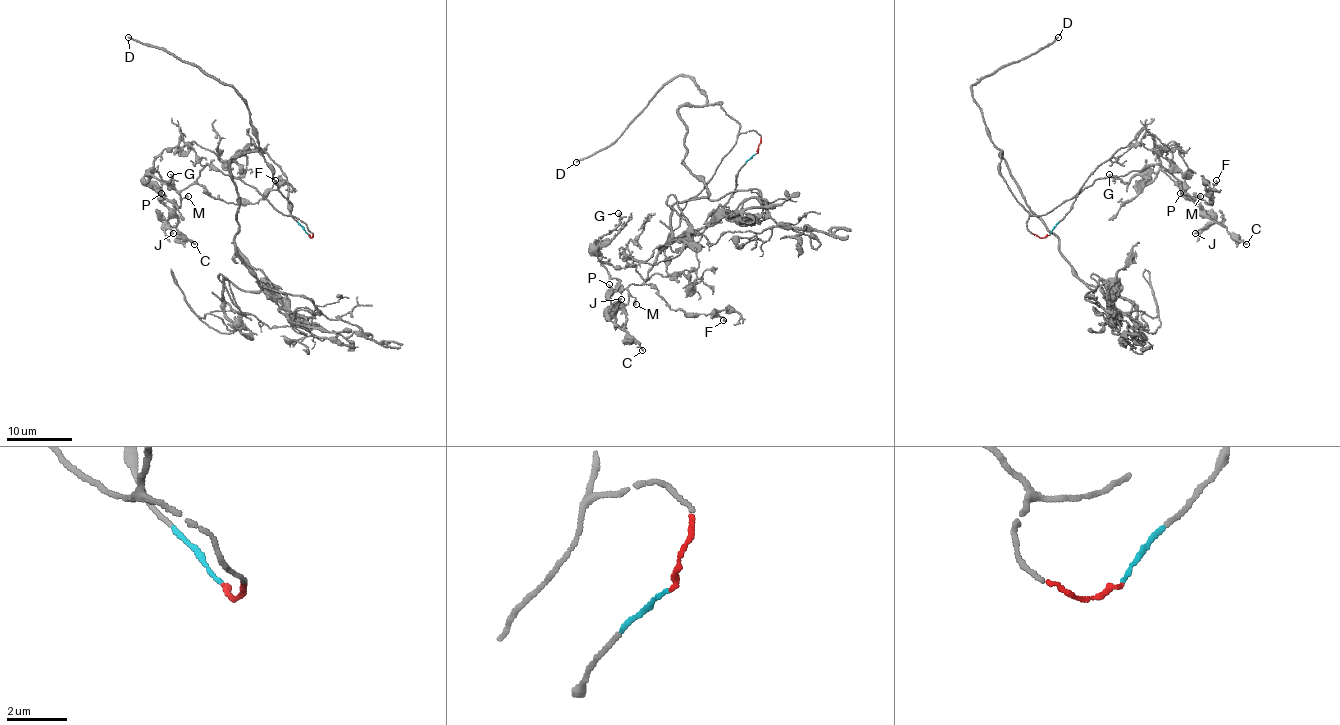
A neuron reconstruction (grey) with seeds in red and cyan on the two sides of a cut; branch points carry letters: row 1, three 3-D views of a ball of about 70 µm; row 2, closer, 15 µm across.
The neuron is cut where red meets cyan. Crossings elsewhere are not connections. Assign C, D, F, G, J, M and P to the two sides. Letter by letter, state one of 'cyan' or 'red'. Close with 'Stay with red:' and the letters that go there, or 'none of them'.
C: red
D: red
F: red
G: red
J: red
M: red
P: red
Stay with red: C, D, F, G, J, M, P

